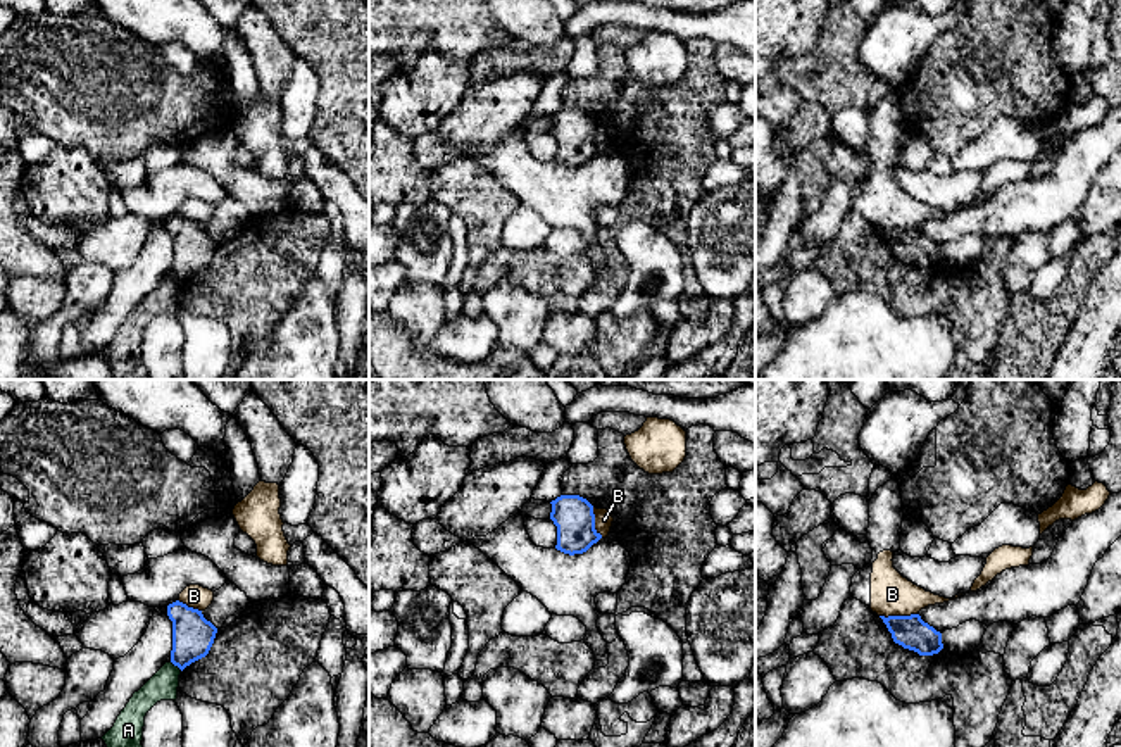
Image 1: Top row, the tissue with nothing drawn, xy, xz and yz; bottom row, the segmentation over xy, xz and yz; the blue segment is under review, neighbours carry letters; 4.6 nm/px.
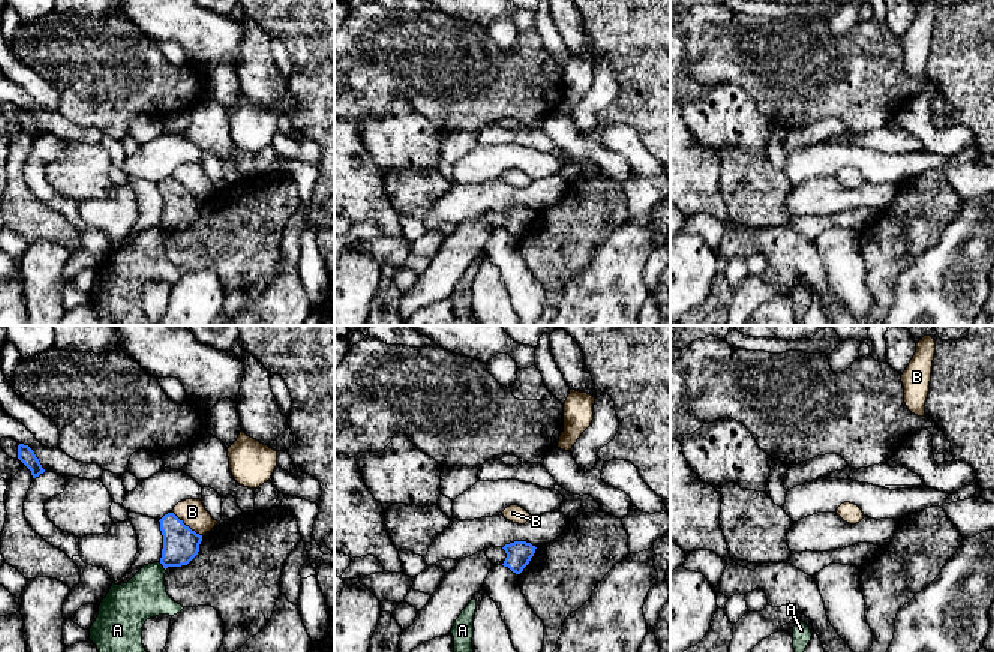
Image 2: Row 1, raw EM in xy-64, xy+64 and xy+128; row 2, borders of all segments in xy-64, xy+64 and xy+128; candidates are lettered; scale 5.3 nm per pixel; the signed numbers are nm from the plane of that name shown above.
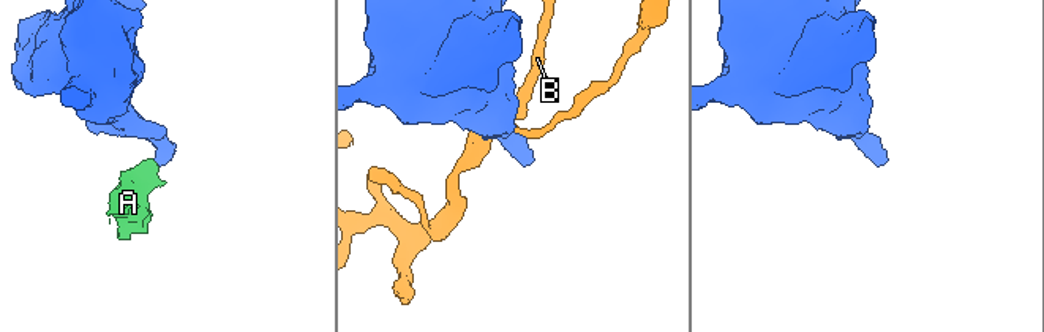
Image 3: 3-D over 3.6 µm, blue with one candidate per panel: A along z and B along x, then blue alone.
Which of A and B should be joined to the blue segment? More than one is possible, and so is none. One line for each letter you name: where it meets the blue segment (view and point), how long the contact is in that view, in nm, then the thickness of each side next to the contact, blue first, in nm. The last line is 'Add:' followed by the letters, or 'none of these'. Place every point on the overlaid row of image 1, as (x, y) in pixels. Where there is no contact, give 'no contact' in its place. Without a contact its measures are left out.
Add: none of these

